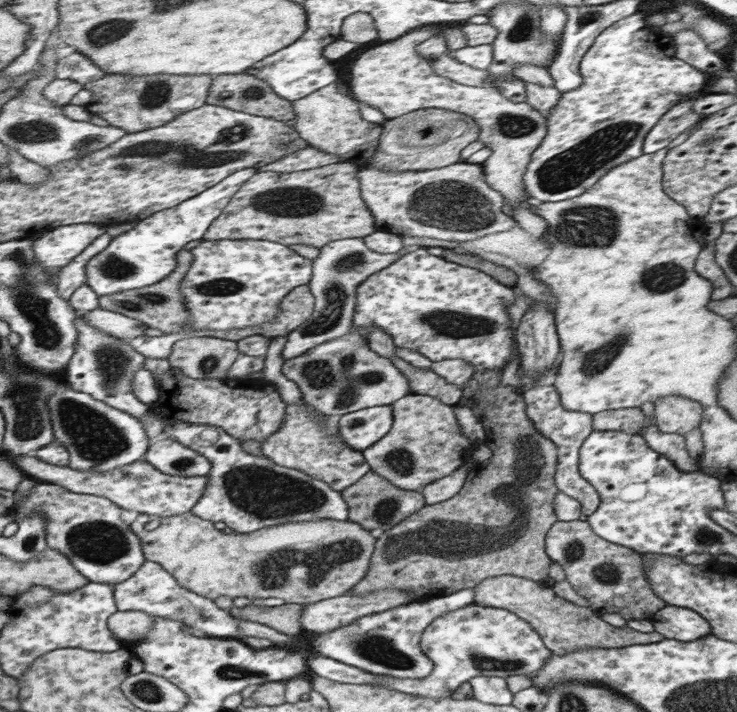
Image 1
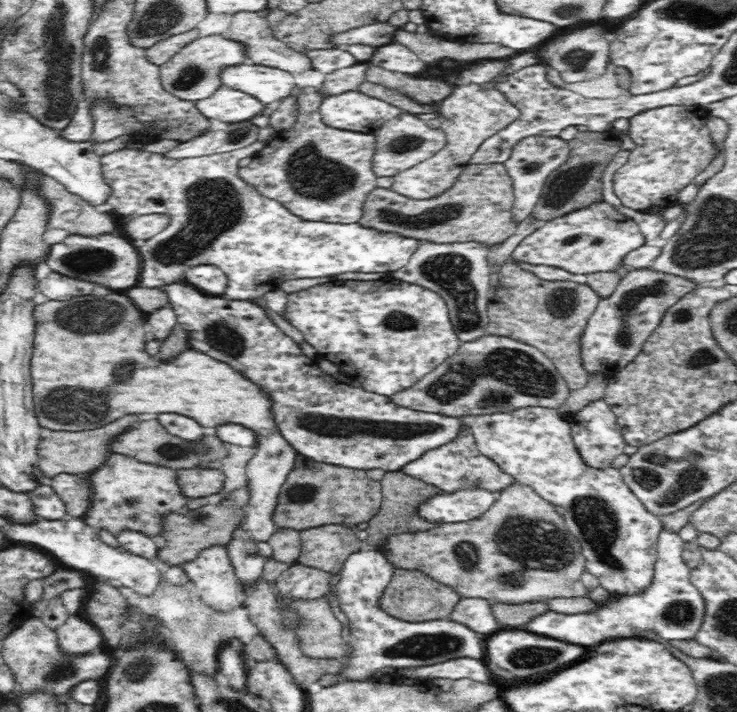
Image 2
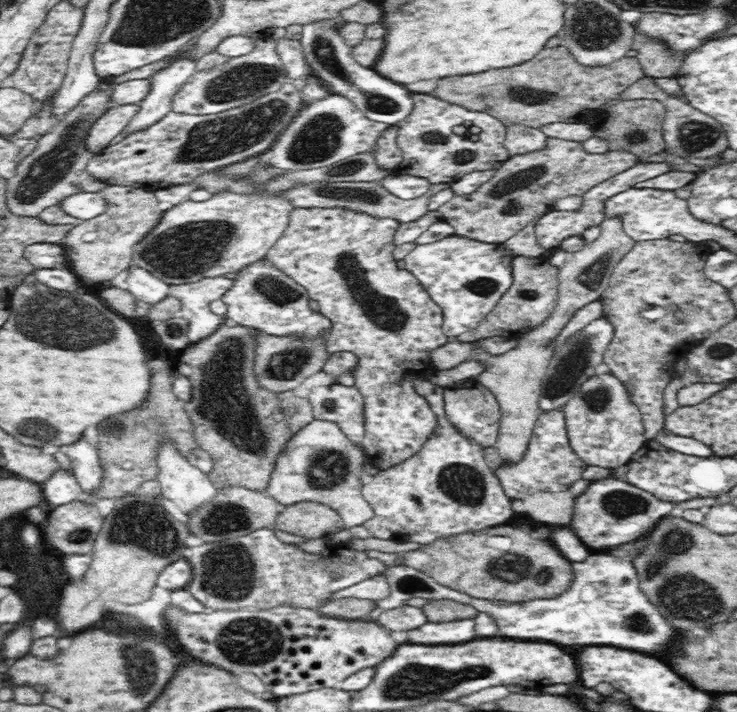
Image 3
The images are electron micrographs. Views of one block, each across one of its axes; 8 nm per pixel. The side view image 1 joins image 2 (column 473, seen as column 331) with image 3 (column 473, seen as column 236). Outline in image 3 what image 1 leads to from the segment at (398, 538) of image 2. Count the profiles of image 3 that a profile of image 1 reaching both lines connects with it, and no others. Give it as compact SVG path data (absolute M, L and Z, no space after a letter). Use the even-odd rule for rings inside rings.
M515 517L496 527L474 533L462 533L425 543L421 548L401 553L401 565L409 566L431 576L445 587L472 598L489 601L524 602L540 598L556 598L570 586L573 569L566 562L558 562L560 552L556 548L542 548L543 540L529 535L531 521L527 517ZM494 538L512 538L508 550L494 548Z

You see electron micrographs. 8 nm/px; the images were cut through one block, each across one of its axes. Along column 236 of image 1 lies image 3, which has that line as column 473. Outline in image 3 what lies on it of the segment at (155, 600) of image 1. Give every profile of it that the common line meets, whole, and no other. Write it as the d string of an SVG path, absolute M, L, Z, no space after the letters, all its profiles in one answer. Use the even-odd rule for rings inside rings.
M465 617L466 620L454 620L445 623L426 622L420 628L404 631L408 637L406 643L426 645L460 644L464 640L475 639L475 620Z

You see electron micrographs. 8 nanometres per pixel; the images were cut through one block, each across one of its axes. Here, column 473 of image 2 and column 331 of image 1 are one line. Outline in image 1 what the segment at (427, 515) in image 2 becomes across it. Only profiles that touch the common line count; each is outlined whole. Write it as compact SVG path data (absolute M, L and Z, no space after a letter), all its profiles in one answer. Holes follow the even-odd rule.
M192 422L167 423L163 437L182 441L210 458L213 470L210 471L210 486L202 502L194 507L194 514L202 516L209 522L224 522L226 527L232 528L236 533L248 534L264 527L287 524L292 522L307 522L318 518L349 521L349 505L344 499L344 492L338 492L323 480L308 476L305 472L294 468L286 468L261 456L254 456L242 449L241 442L225 429L217 426L194 424Z

